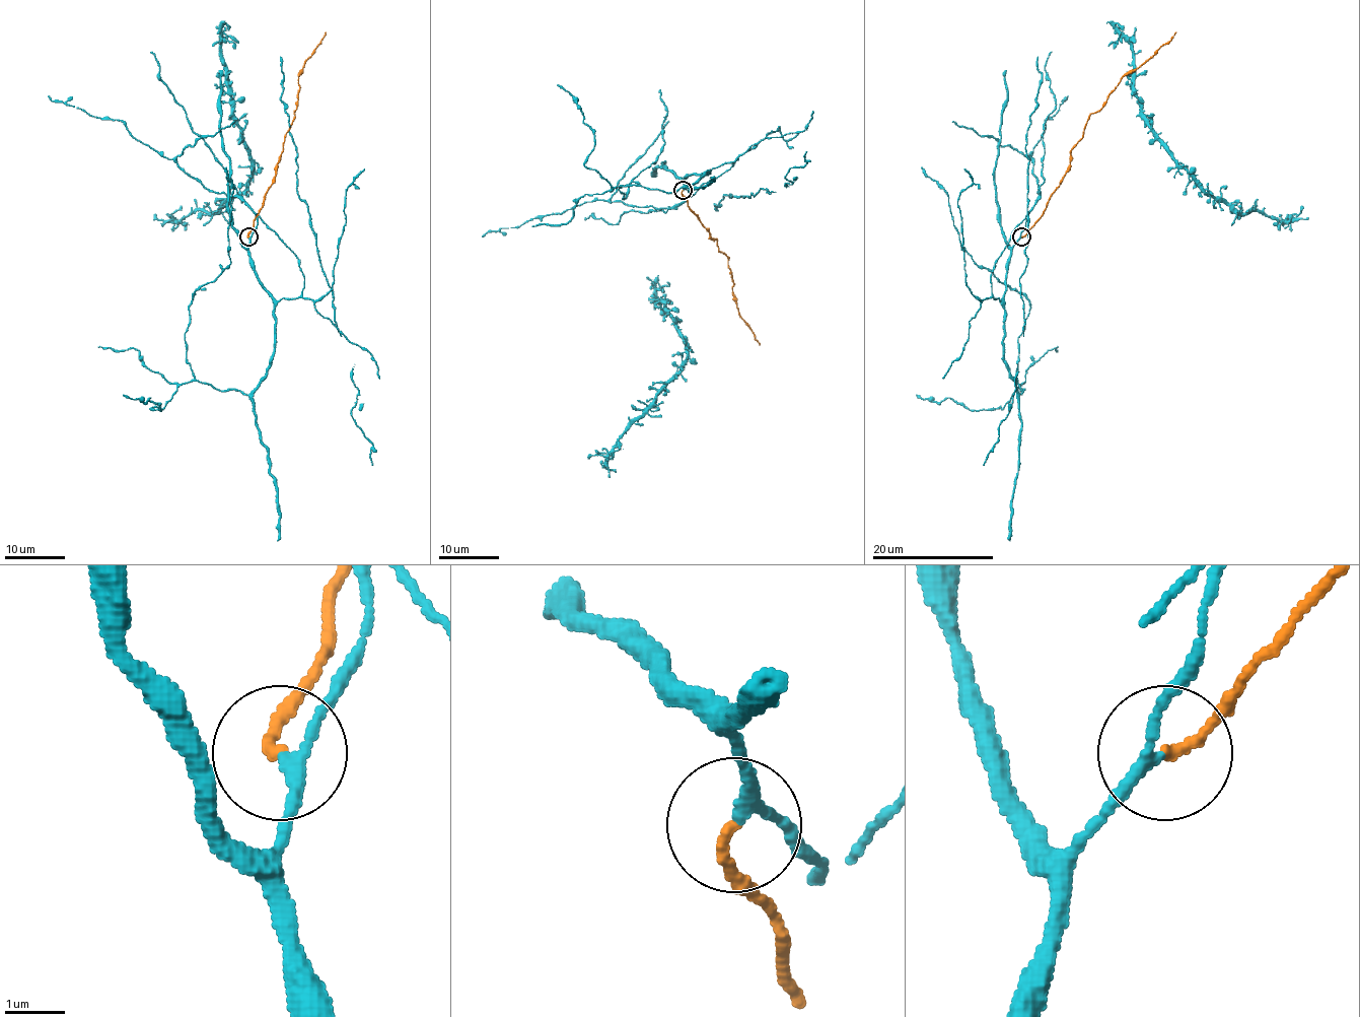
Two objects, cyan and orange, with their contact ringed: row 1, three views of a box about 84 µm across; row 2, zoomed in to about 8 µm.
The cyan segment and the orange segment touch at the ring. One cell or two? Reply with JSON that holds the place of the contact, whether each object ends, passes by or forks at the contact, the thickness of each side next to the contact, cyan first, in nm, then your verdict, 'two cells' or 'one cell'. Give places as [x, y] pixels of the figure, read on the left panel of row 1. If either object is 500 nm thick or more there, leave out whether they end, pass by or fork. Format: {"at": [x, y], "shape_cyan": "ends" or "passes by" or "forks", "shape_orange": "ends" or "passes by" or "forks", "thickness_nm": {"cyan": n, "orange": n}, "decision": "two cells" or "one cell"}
{"at": [248, 236], "shape_cyan": "passes by", "shape_orange": "ends", "thickness_nm": {"cyan": 180, "orange": 170}, "decision": "one cell"}

